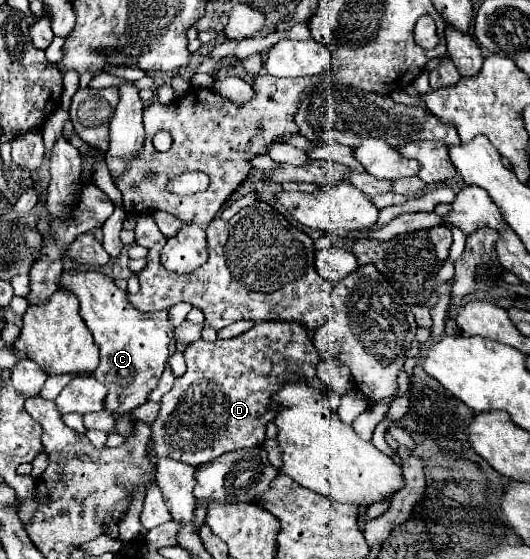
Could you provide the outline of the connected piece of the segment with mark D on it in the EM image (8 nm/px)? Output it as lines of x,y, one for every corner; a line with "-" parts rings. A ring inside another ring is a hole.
257,322
251,330
231,340
191,342
183,354
187,370
183,376
175,378
173,388
161,398
161,410
151,424
151,448
157,458
173,458
177,462
199,466
203,462
213,462
231,450
261,446
265,440
265,426
275,418
275,412
267,410
269,396
275,392
275,388
279,388
283,380
307,378
317,388
323,388
321,380
315,376
315,364
319,356
309,330
301,322

